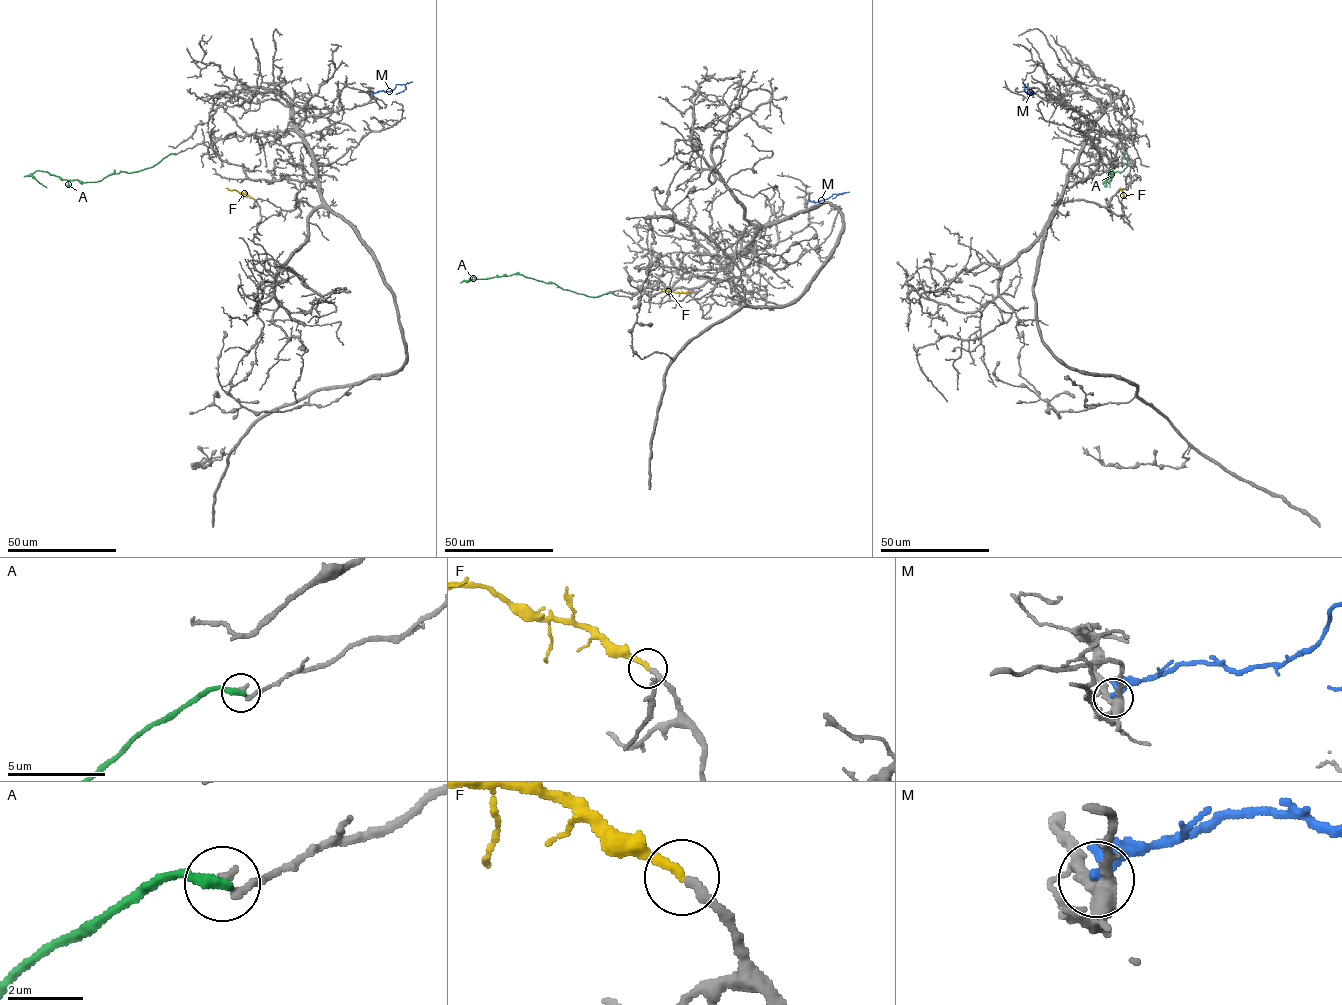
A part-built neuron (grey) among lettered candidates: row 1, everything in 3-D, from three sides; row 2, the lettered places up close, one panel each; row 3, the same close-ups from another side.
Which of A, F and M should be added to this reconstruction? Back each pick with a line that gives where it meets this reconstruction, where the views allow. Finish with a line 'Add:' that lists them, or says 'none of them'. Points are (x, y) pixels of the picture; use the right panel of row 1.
F: contact (1122, 199)
Add: F

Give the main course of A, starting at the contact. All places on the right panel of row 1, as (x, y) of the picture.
A: (1123, 154), (1127, 166), (1105, 182), (1110, 170), (1109, 187)

